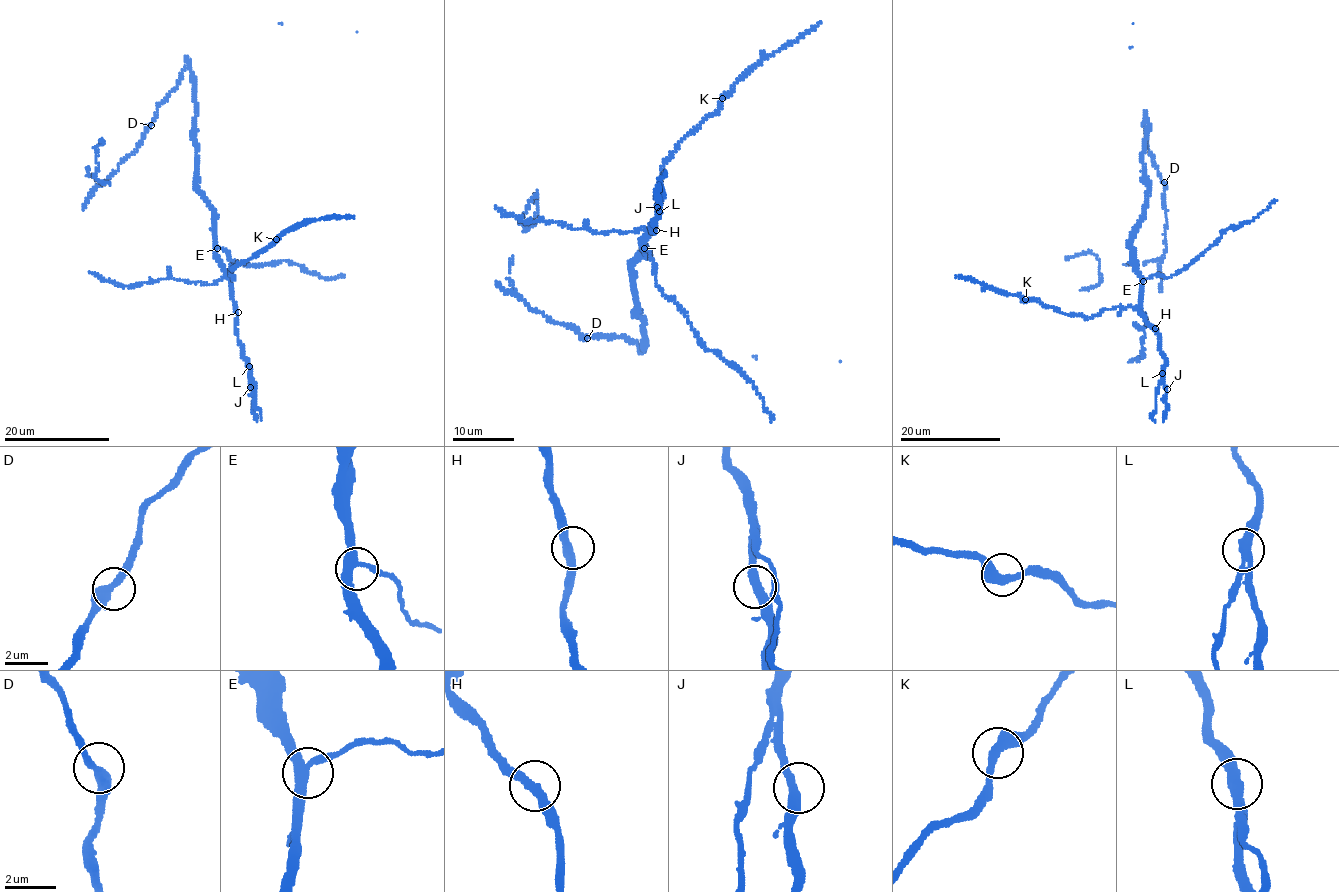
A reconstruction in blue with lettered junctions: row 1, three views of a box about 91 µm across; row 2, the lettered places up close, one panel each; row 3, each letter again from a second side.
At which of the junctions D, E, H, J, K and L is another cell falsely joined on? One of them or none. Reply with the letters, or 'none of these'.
L

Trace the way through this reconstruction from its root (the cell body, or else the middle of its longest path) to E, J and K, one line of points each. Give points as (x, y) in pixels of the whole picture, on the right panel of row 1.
E: (1143, 204), (1143, 219), (1131, 248), (1135, 254), (1135, 272), (1143, 281)
J: (1143, 204), (1131, 248), (1141, 279), (1138, 312), (1156, 331), (1167, 389)
K: (1143, 204), (1143, 219), (1131, 248), (1135, 272), (1141, 279), (1140, 305), (1102, 310), (1085, 318), (1025, 299)

